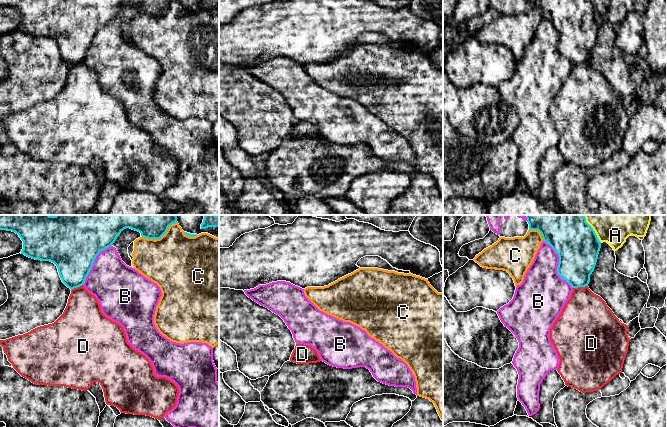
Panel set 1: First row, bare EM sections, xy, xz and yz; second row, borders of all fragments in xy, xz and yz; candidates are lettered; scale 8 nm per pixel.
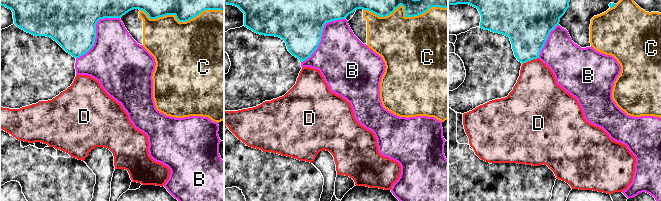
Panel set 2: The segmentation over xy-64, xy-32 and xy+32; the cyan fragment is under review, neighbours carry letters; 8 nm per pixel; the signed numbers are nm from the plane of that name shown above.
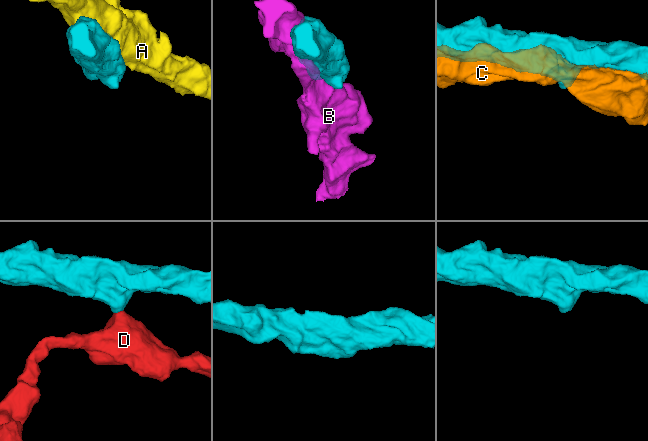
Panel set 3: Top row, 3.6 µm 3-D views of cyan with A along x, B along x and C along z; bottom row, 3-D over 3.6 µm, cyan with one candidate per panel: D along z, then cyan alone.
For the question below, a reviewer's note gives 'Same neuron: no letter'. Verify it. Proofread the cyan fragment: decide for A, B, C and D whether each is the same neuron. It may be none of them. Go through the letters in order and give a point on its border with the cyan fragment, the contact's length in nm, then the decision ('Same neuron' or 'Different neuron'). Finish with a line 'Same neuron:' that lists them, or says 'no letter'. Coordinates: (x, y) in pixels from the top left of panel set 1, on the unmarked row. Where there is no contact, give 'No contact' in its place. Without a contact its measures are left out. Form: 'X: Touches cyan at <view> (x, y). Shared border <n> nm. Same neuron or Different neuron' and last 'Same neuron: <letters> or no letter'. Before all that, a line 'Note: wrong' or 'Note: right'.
Note: right
A: Touches cyan at yz (595, 9). Shared border 190 nm. Different neuron
B: Touches cyan at yz (558, 41). Shared border 460 nm. Different neuron
C: Touches cyan at xy (158, 14). Shared border 260 nm. Different neuron
D: Touches cyan at yz (580, 62). Shared border 120 nm. Different neuron
Same neuron: no letter

